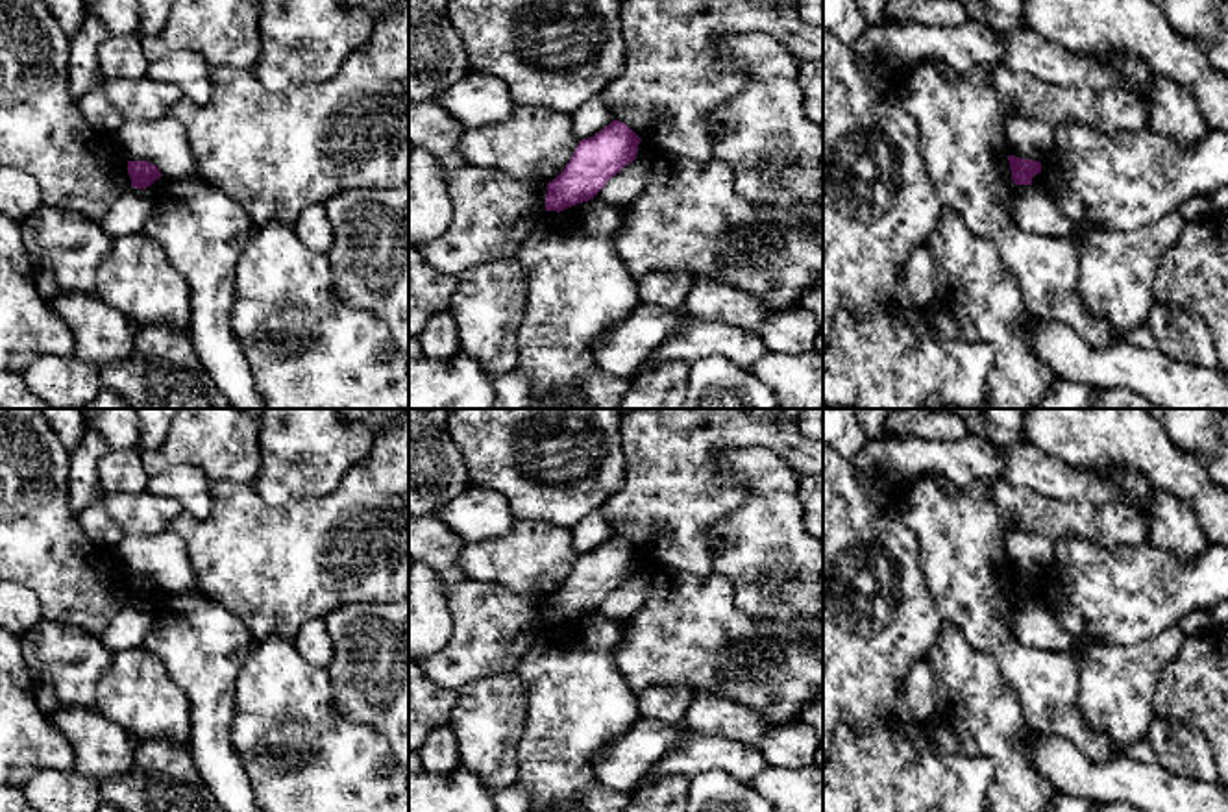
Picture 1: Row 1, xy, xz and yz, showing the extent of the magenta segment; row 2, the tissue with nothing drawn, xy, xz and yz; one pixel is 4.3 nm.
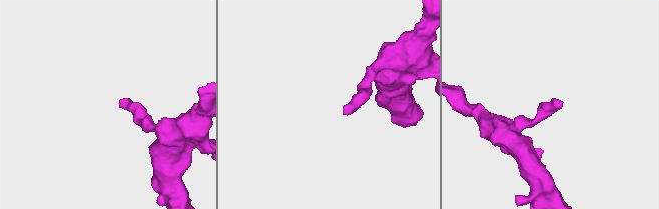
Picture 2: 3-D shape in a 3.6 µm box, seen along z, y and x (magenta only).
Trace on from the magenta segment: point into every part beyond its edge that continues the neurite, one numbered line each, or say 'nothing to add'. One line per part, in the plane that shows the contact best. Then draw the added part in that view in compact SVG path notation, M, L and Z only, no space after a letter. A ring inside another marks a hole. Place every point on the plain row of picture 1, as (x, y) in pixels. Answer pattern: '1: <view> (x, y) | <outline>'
nothing to add

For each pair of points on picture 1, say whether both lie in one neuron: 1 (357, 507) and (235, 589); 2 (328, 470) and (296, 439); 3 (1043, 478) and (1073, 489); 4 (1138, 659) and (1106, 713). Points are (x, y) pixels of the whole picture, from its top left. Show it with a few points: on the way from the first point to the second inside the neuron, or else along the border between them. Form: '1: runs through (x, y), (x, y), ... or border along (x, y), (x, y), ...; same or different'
1: runs through (328, 537), (296, 563), (265, 566); same
2: runs through (320, 463), (304, 446); same
3: runs through (1051, 478), (1066, 481); same
4: runs through (1130, 672), (1117, 685), (1116, 700); same

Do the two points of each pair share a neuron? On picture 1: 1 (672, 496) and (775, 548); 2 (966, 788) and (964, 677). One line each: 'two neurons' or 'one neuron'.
1: two neurons
2: two neurons

